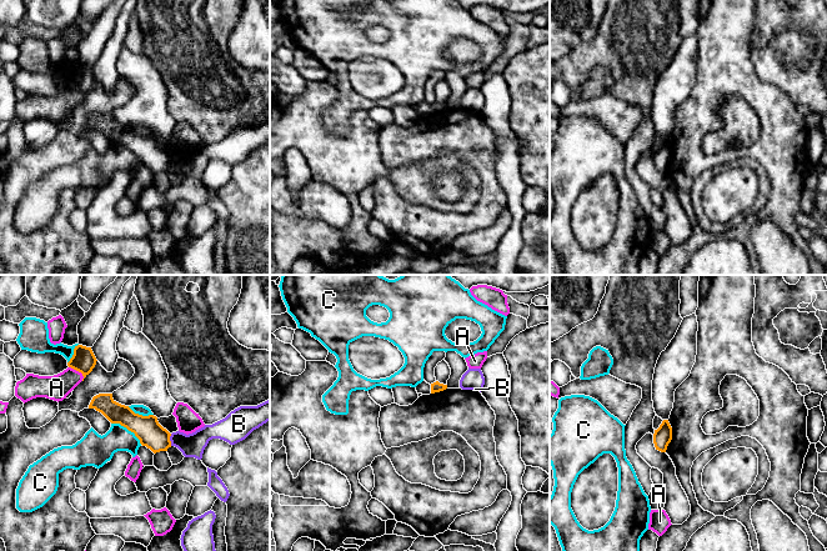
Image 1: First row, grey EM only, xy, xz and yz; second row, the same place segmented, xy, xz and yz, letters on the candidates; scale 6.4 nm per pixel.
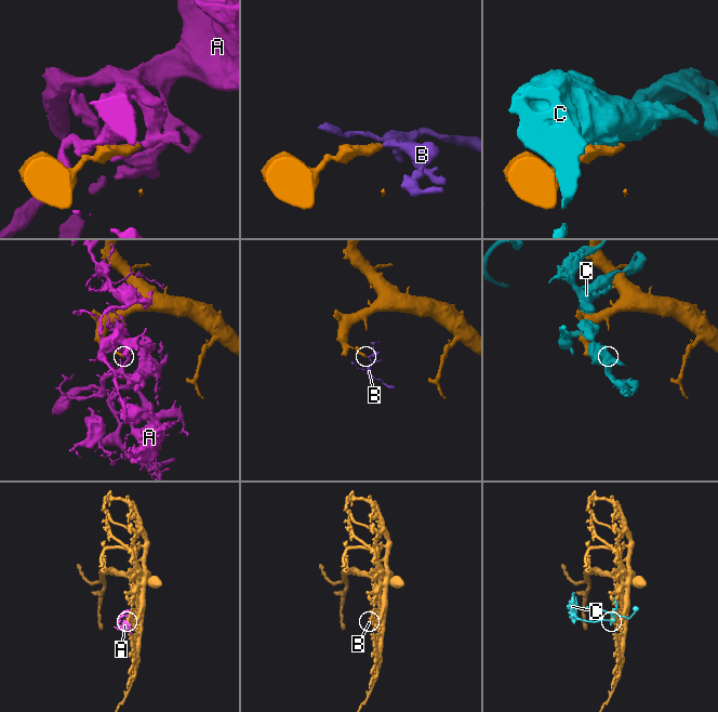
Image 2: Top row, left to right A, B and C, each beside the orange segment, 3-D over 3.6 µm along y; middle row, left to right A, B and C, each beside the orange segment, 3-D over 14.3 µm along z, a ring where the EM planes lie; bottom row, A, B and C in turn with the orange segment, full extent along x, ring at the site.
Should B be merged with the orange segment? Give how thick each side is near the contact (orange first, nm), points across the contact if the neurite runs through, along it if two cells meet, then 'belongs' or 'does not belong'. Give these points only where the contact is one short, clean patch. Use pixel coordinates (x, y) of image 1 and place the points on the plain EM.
170/160 nm | along xy (171, 154), (170, 165) | does not belong

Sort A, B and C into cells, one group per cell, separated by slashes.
A / B / C

